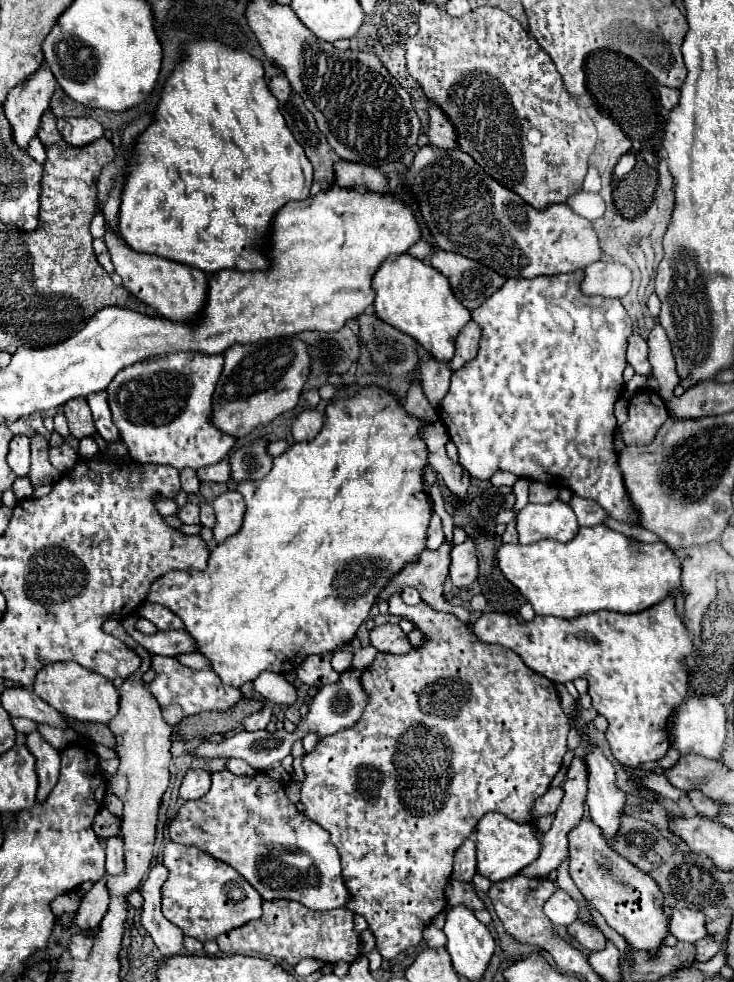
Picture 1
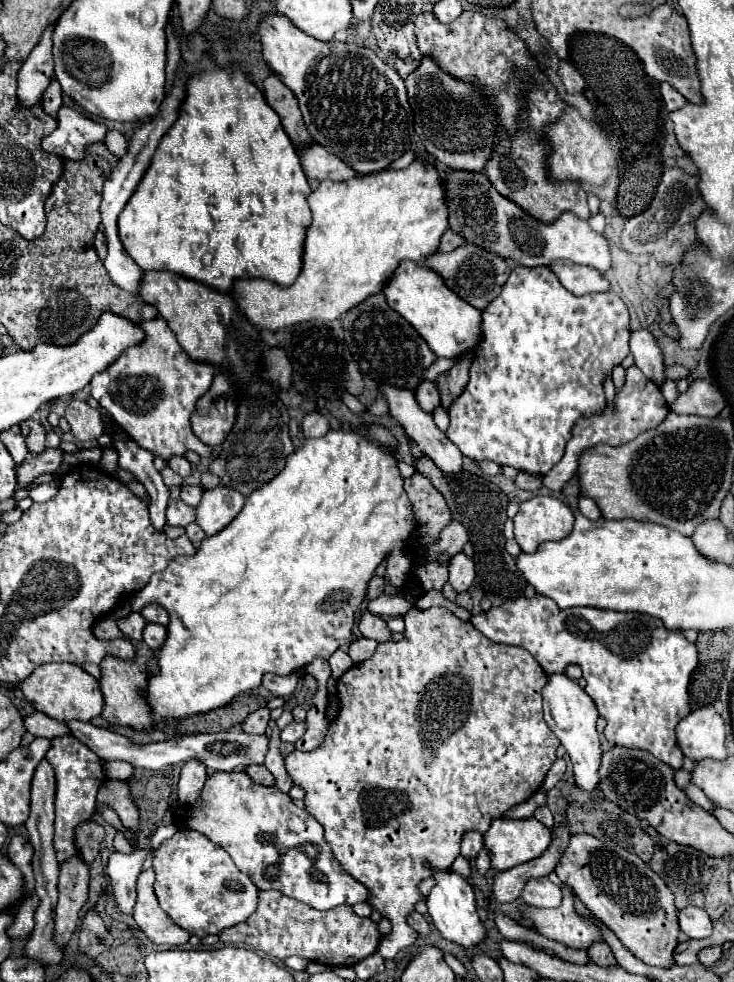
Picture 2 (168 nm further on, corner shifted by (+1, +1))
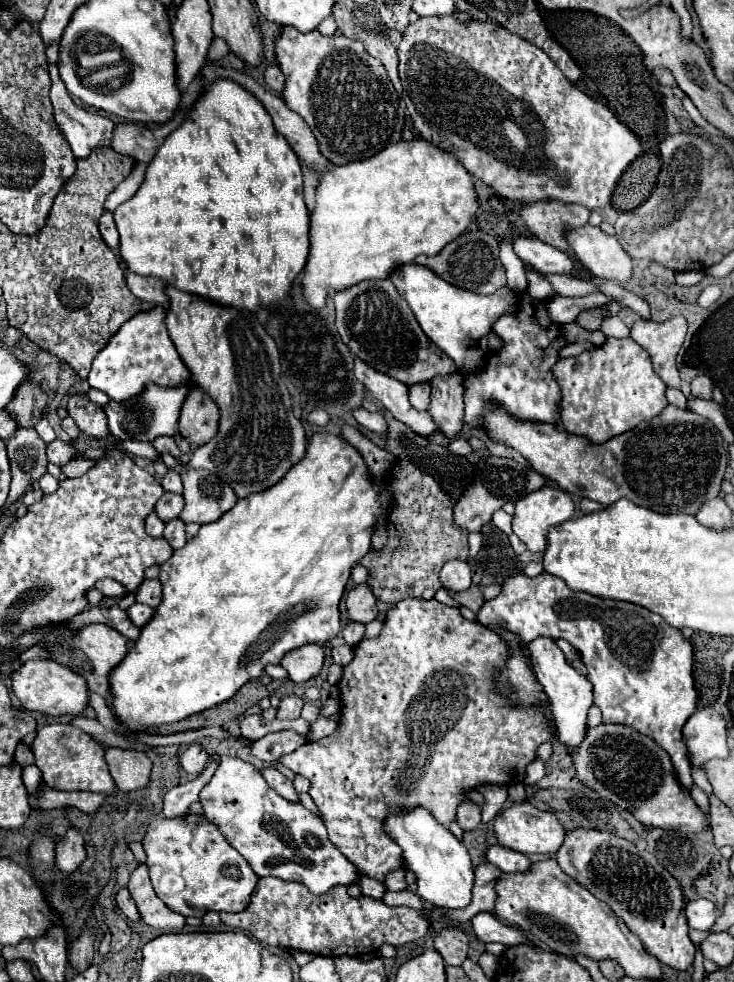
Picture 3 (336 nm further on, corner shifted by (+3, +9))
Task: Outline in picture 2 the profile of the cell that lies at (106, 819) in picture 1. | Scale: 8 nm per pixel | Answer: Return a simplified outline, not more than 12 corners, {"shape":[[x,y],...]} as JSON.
{"shape":[[97,821],[75,829],[75,843],[87,865],[95,861],[105,839]]}

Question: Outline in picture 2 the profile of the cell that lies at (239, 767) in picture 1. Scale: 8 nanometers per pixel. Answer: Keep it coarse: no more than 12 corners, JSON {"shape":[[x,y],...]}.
{"shape":[[249,765],[247,773],[255,783],[273,785],[265,765]]}

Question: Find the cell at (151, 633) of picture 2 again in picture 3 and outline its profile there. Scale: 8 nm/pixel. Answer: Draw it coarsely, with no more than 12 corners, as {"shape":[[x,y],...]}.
{"shape":[[133,603],[127,609],[129,619],[143,627],[153,609],[143,603]]}

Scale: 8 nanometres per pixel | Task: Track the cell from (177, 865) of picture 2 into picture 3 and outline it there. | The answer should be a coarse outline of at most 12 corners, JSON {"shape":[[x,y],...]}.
{"shape":[[203,815],[153,819],[159,899],[185,917],[243,911],[251,865]]}

